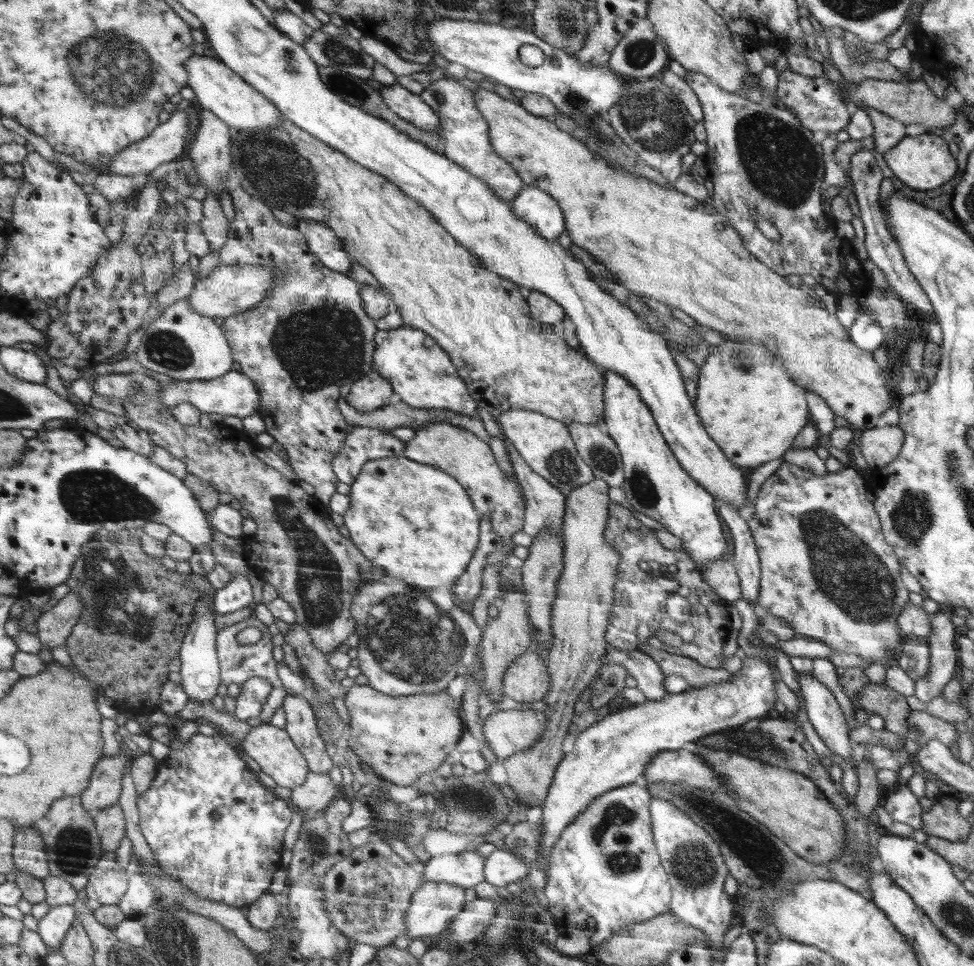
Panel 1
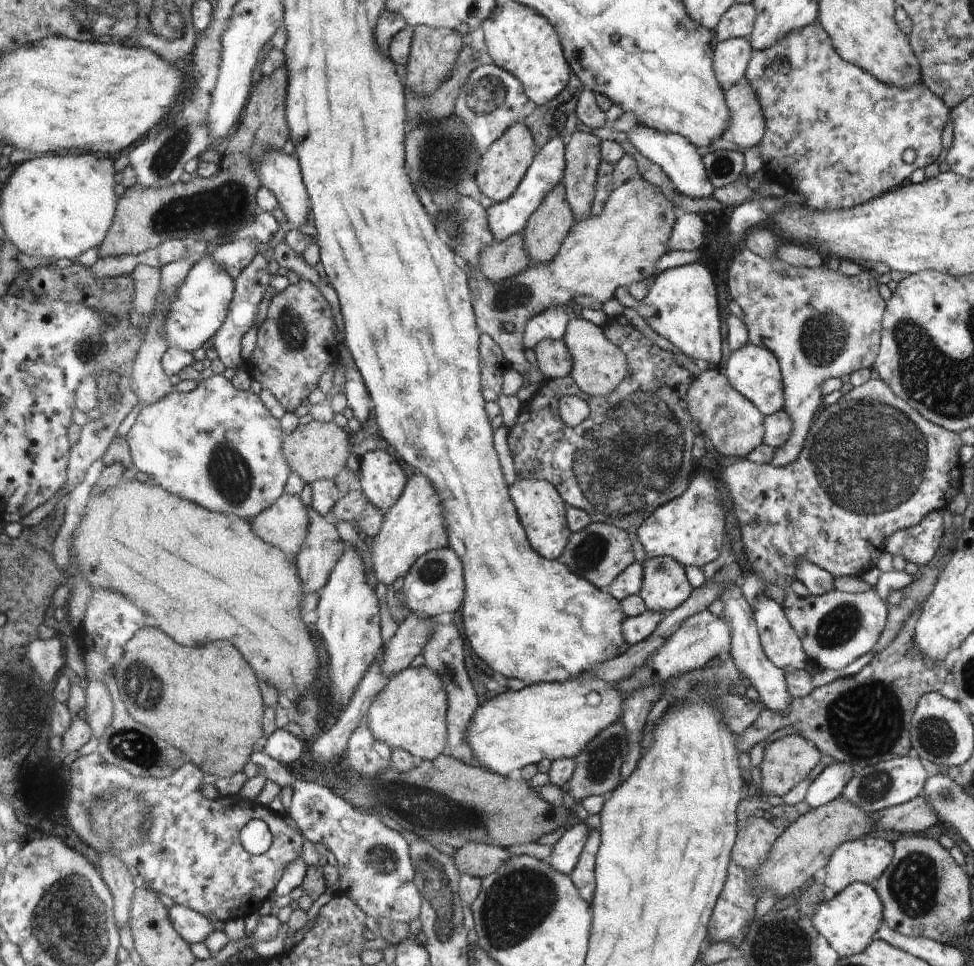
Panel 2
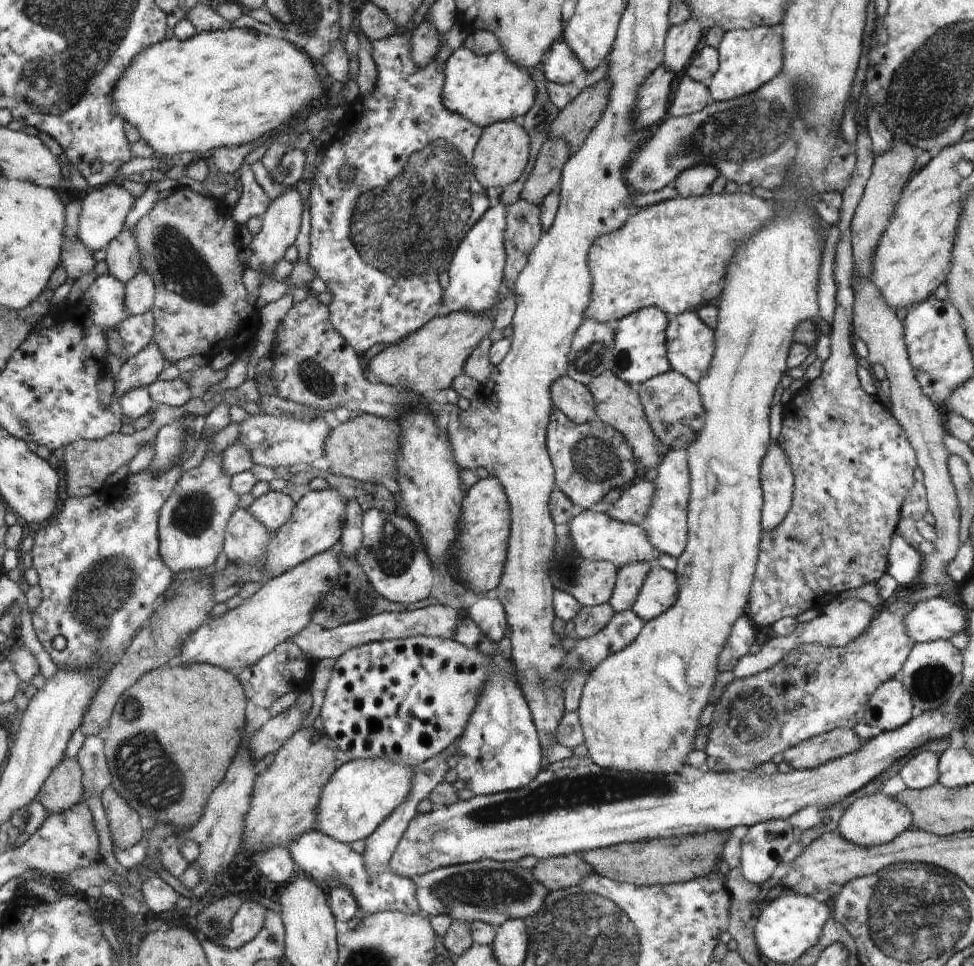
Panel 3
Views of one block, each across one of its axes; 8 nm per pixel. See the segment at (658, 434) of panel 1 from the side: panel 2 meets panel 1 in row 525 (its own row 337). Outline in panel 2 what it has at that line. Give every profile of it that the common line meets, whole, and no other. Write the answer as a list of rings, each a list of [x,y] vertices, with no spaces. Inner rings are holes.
[[[694,263],[669,268],[655,277],[652,288],[641,301],[632,297],[629,286],[620,286],[614,292],[616,300],[624,307],[634,308],[652,330],[672,342],[682,354],[694,358],[703,367],[720,363],[722,358],[722,334],[720,334],[720,310],[716,300],[716,288],[712,276],[704,264]]]

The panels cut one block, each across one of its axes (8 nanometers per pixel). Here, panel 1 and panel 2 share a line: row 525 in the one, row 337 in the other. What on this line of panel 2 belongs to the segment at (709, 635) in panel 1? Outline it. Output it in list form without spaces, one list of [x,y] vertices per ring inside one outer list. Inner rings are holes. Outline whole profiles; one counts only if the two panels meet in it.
[[[622,314],[618,318],[612,318],[611,322],[606,320],[601,329],[610,334],[610,342],[618,342],[618,346],[622,346],[622,350],[630,354],[630,378],[626,378],[622,386],[617,386],[606,396],[590,396],[582,392],[571,374],[560,379],[543,380],[535,394],[536,404],[532,402],[532,398],[521,403],[517,423],[509,428],[507,442],[518,479],[547,480],[557,487],[568,507],[585,510],[595,523],[617,526],[628,534],[635,535],[658,508],[669,500],[680,497],[689,488],[688,476],[692,472],[690,446],[684,446],[682,428],[666,402],[666,390],[674,388],[676,384],[690,388],[695,376],[680,366],[670,351],[656,346],[632,324],[627,323],[627,320],[624,323]],[[654,376],[664,376],[664,388],[656,386],[660,380]],[[568,395],[582,398],[590,407],[590,416],[575,427],[566,426],[558,410],[560,399]]]

